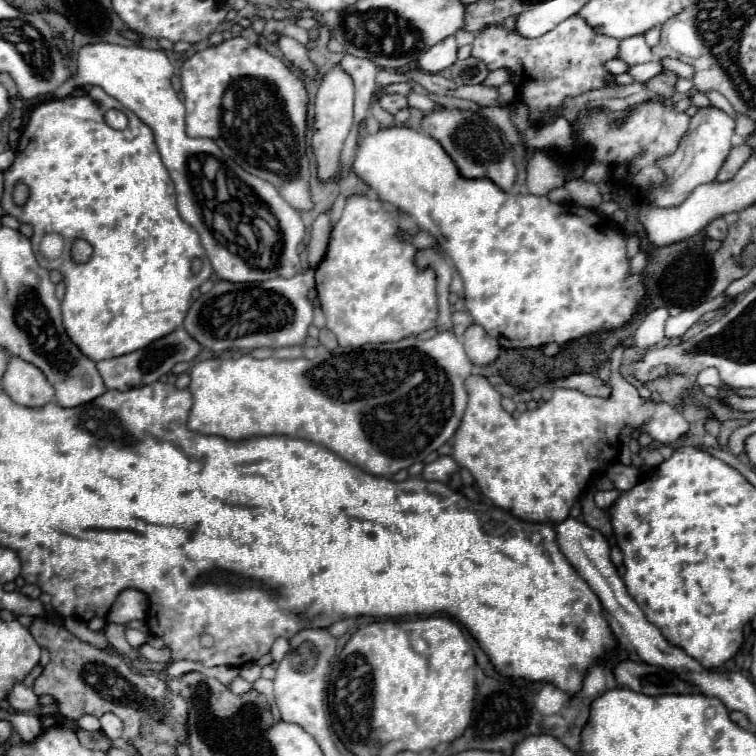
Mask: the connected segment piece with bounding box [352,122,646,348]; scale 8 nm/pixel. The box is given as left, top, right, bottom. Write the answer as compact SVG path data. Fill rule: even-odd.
M360 122L358 128L358 146L356 146L356 156L352 162L354 172L388 204L392 204L394 208L400 208L402 212L406 212L422 230L434 234L440 242L442 252L446 252L458 274L464 280L464 294L466 294L466 308L472 314L474 322L480 324L490 336L494 336L502 348L536 348L536 346L544 346L548 342L558 342L560 346L564 346L570 340L576 340L584 334L602 330L602 328L620 328L622 324L626 324L636 308L638 302L646 296L646 288L642 284L642 274L628 274L628 266L630 260L626 256L626 238L606 220L598 218L596 212L576 206L572 202L568 204L554 204L550 202L546 196L532 196L532 194L506 194L504 190L500 190L494 182L482 178L482 180L466 180L460 176L456 164L450 160L450 156L444 152L444 148L430 136L426 136L424 132L416 132L408 126L380 126L376 132L368 132L368 124Z

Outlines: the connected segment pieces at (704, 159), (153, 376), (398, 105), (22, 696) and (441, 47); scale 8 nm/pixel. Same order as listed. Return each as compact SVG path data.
M700 108L692 116L690 128L682 136L678 150L672 156L666 156L666 158L658 160L658 166L668 176L668 184L662 186L662 188L652 190L650 194L646 194L646 204L648 206L662 206L662 208L682 204L686 200L686 196L696 186L716 180L716 174L718 174L720 166L724 164L726 156L729 155L735 145L746 142L746 140L748 138L736 137L735 120L732 116L728 116L726 112L722 112L718 108Z
M178 328L172 334L152 342L144 350L136 350L136 352L130 352L130 354L118 356L118 358L110 358L110 360L100 360L96 364L96 368L98 368L108 390L128 390L134 386L156 382L162 374L170 372L170 368L174 364L190 362L198 352L200 352L200 344L194 338L190 338L190 334L184 328Z
M386 94L386 96L380 98L380 106L382 106L386 112L396 114L398 110L408 108L408 102L406 102L406 98L400 96L400 94Z
M14 682L14 686L10 688L6 700L18 712L36 712L40 708L38 696L32 692L32 688L24 686L22 682Z
M448 36L446 40L434 44L434 48L426 50L426 52L420 56L418 66L420 66L422 70L426 70L426 72L432 72L432 74L442 72L442 70L450 68L450 66L456 62L456 50L458 50L458 46L456 46L454 36Z

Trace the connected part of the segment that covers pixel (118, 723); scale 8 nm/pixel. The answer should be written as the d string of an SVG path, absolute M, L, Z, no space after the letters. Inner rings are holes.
M104 714L100 718L100 724L102 724L102 732L110 738L110 740L116 740L122 736L122 720L114 714Z

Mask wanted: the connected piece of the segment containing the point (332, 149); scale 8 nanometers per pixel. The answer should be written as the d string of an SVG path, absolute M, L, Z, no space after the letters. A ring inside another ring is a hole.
M334 66L322 78L322 82L318 86L318 92L316 92L316 102L314 102L312 152L314 152L314 158L316 158L318 180L320 182L328 182L336 174L336 170L338 170L342 144L344 144L344 140L346 140L352 124L354 124L352 106L354 106L354 84L352 84L352 78L340 66Z

